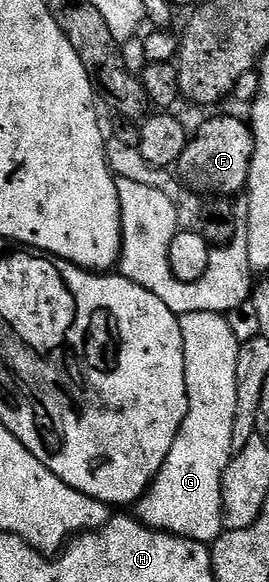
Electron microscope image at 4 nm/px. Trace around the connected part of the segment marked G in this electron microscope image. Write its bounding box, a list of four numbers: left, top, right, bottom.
[135,312,241,545]

